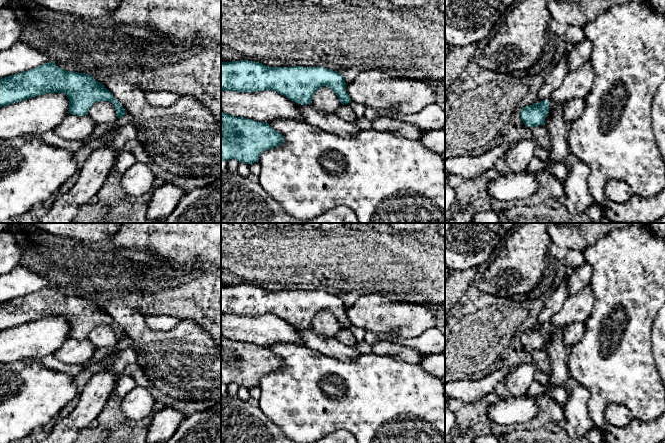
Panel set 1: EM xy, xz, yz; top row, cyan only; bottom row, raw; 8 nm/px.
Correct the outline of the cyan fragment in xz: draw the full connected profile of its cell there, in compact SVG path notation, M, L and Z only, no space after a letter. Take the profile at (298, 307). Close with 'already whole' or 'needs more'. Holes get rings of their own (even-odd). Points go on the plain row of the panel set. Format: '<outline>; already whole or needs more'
M248 284L221 286L221 315L272 314L306 329L312 326L313 318L322 310L332 313L342 329L351 325L344 301L325 291L269 291Z; already whole

